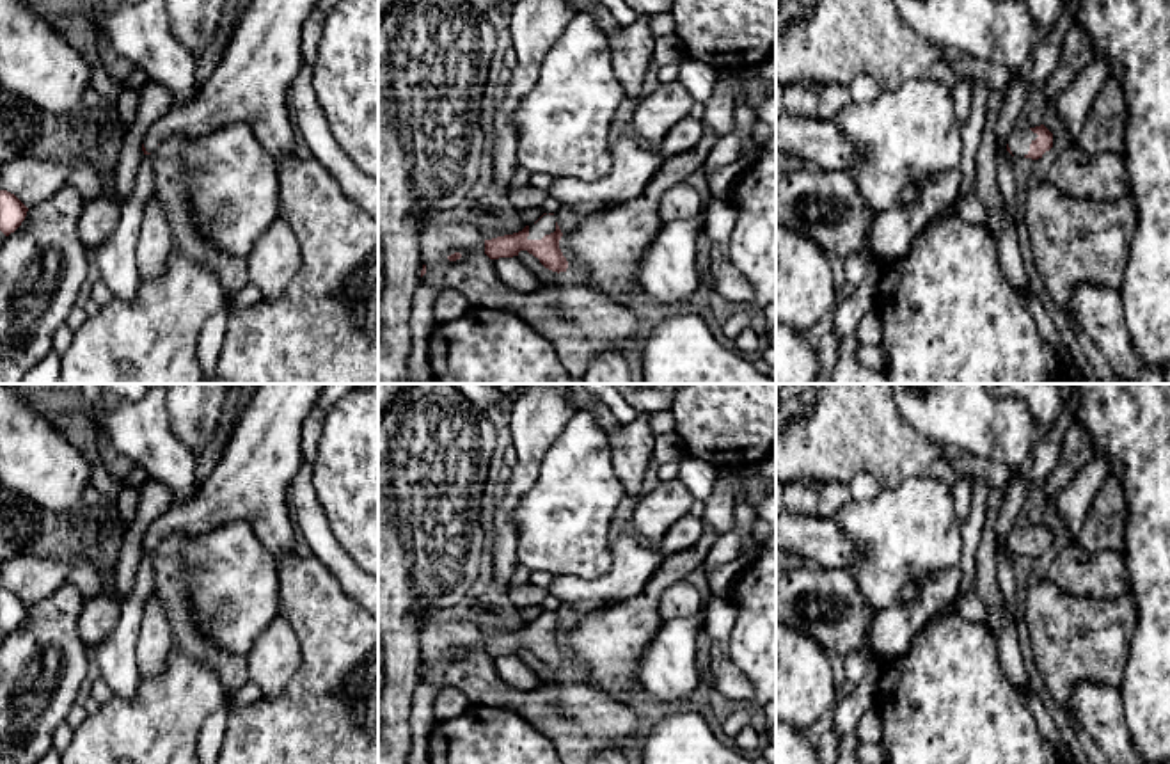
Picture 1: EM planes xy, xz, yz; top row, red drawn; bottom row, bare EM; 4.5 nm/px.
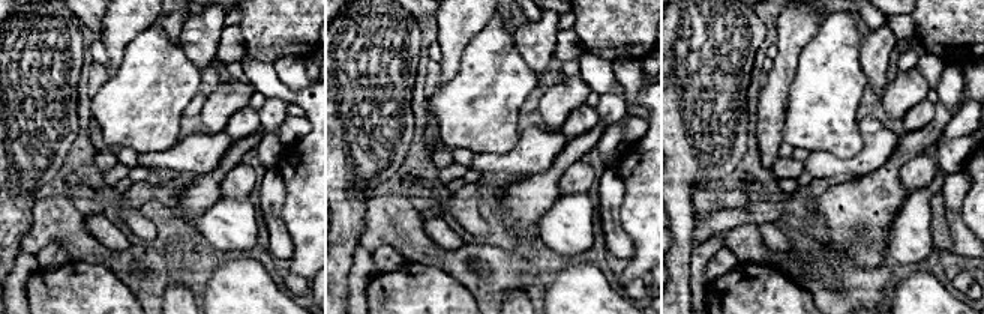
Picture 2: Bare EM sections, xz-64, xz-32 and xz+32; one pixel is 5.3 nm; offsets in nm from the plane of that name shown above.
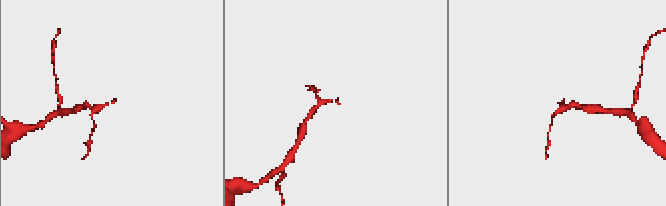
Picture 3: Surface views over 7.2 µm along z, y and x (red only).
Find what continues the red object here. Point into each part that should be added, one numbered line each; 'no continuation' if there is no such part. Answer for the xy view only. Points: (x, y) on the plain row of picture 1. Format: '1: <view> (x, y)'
1: xy (251, 482)

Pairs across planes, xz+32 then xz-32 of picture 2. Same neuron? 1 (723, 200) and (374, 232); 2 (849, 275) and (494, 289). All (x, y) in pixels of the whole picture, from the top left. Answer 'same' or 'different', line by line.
1: same
2: same

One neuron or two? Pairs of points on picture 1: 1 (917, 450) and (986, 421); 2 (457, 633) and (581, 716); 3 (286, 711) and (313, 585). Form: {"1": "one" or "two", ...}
{"1": "two", "2": "one", "3": "one"}

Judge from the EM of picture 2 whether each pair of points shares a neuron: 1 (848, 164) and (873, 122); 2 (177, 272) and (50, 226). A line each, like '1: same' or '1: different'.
1: same
2: same

